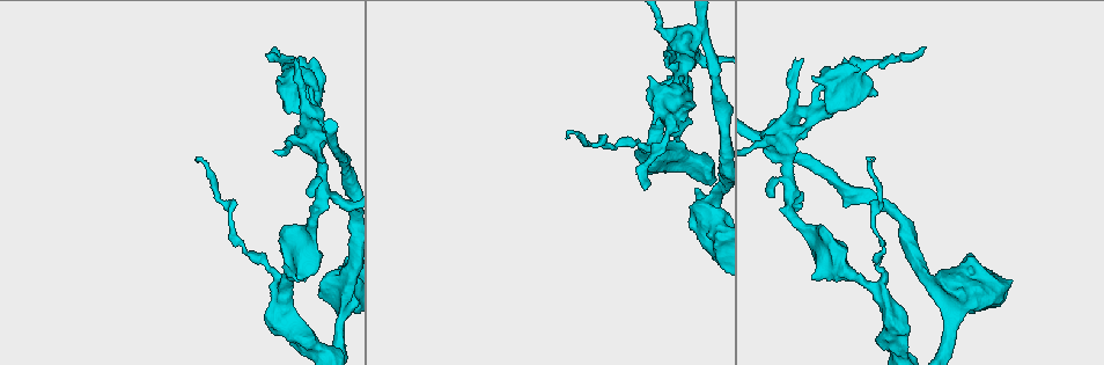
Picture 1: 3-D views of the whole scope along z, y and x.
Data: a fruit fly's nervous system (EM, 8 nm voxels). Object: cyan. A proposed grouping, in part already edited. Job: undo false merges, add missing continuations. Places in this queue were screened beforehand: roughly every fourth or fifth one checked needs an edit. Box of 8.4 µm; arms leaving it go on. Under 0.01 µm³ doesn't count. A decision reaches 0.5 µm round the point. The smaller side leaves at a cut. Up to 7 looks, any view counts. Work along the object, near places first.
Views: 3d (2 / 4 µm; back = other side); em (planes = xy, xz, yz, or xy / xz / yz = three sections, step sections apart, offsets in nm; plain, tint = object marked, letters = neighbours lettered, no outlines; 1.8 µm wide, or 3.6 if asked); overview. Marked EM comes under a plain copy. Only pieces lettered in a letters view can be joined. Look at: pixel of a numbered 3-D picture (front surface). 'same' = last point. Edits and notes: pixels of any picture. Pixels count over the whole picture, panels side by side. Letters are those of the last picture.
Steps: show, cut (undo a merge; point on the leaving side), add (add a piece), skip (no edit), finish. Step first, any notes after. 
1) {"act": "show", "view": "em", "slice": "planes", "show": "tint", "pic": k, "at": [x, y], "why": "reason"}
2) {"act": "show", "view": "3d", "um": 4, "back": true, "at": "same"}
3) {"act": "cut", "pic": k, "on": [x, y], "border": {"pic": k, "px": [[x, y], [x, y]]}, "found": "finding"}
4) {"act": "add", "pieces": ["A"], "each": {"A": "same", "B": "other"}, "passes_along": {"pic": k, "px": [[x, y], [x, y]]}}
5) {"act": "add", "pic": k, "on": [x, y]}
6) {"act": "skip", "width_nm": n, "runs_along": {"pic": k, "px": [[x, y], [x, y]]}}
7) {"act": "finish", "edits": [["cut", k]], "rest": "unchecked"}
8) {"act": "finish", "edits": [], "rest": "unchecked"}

{"act": "show", "view": "3d", "um": 4, "pic": 1, "at": [872, 158], "why": "free end"}

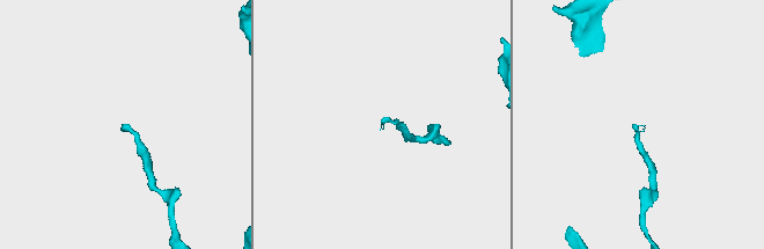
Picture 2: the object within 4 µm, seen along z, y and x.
{"act": "show", "view": "em", "slice": "planes", "show": "letters", "pic": 2, "at": [125, 126], "why": "need the tissue"}

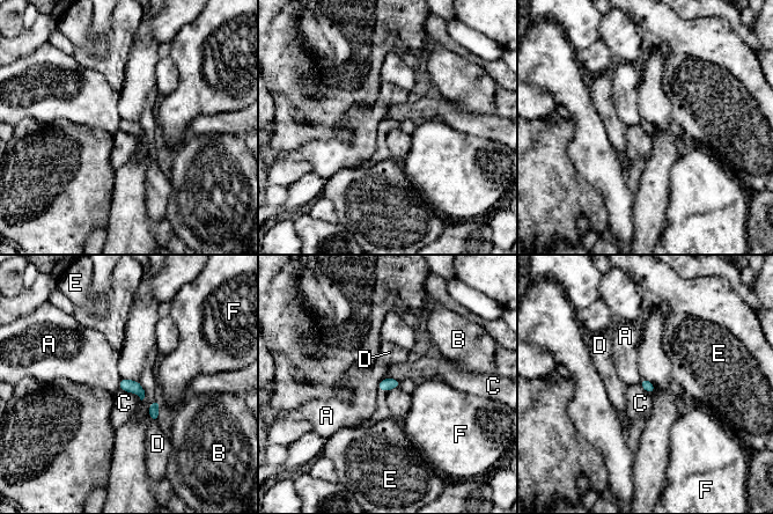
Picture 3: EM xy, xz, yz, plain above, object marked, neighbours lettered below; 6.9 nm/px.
{"act": "skip", "each": {"A": "other", "B": "other", "C": "other", "D": "other", "E": "other", "F": "other"}, "border": {"pic": 3, "px": [[119, 388], [134, 393], [141, 399]]}, "found": "no lettered piece goes on from it"}

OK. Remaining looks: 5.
{"act": "show", "view": "em", "slice": "planes", "show": "tint", "pic": 1, "at": [313, 136], "why": "abrupt turn"}

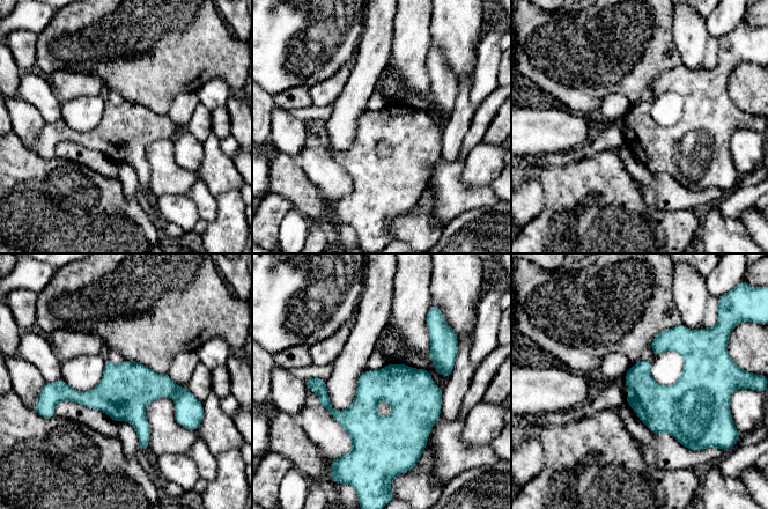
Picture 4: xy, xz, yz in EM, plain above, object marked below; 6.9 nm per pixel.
{"act": "show", "view": "em", "slice": "planes", "show": "letters", "at": "same"}

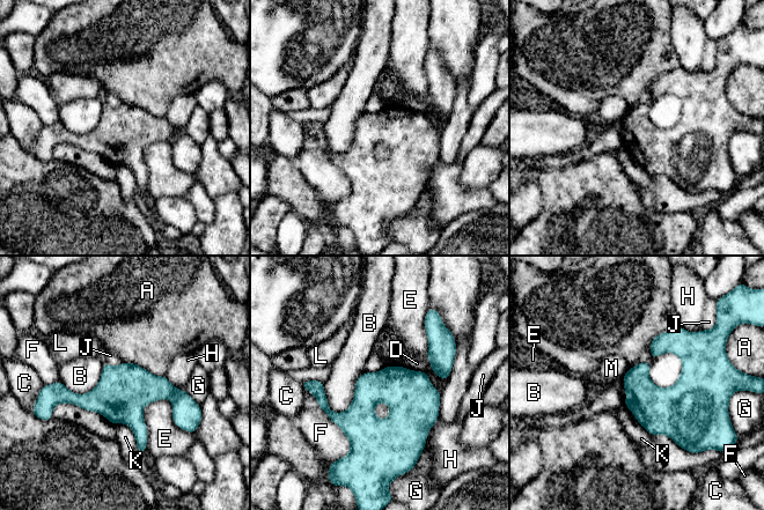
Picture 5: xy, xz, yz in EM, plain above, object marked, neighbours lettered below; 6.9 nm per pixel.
{"act": "cut", "pic": 5, "on": [186, 414], "each": {"A": "other", "B": "other", "C": "other", "D": "other", "E": "other", "F": "other", "G": "other", "H": "other", "J": "other", "K": "other", "L": "other", "M": "other"}, "found": "two neurons meet here"}

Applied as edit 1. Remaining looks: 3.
{"act": "finish", "edits": [["cut", 5]], "rest": "unchecked"}

